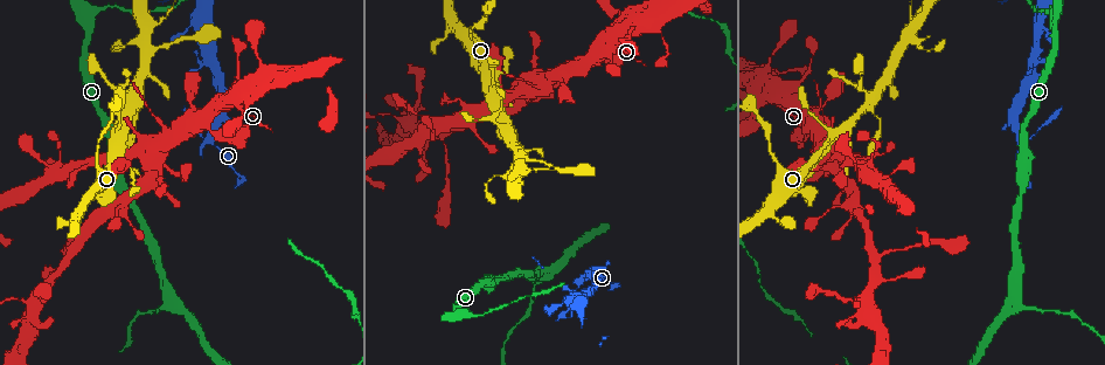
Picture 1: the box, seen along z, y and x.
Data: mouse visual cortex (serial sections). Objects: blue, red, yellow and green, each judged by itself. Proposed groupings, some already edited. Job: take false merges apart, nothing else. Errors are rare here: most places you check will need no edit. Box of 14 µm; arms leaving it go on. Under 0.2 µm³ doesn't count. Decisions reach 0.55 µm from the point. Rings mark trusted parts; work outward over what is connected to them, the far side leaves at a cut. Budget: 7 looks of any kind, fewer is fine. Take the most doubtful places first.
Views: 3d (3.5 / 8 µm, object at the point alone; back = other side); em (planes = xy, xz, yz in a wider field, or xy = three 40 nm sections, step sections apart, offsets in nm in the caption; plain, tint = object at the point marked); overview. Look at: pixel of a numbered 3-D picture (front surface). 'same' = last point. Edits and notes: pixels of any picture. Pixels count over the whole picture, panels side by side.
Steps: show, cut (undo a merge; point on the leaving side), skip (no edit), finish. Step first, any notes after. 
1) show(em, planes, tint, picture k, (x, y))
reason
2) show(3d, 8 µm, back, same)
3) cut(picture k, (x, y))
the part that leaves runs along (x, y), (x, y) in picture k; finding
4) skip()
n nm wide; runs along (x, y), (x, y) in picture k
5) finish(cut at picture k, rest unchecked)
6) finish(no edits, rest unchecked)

show(3d, 3.5 µm, picture 1, (1017, 132))
calibre changes

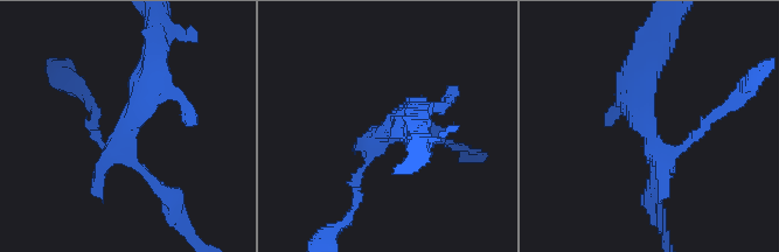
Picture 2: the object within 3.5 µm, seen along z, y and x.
show(em, xy, step 1, tint, picture 2, (651, 133))

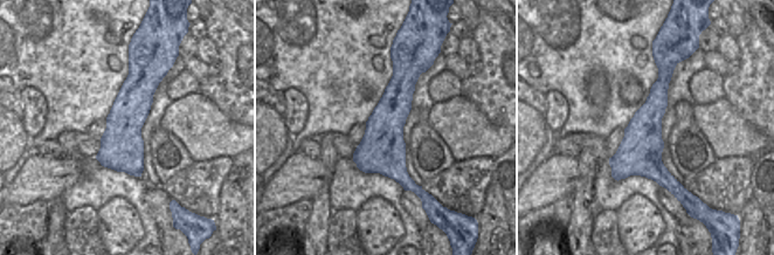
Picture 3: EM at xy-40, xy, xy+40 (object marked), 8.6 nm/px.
skip()
runs along (395, 67), (393, 166), (407, 185) in picture 3; one cell here

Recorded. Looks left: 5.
show(3d, 3.5 µm, picture 1, (69, 255))
abrupt turn

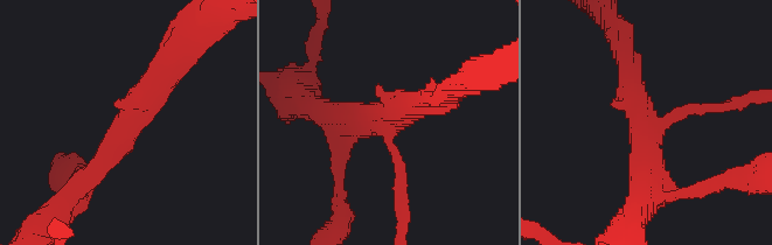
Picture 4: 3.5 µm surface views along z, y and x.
show(em, xy, step 3, tint, picture 4, (643, 120))
3 arms; arms of 150, 300, 300 nm; now the EM

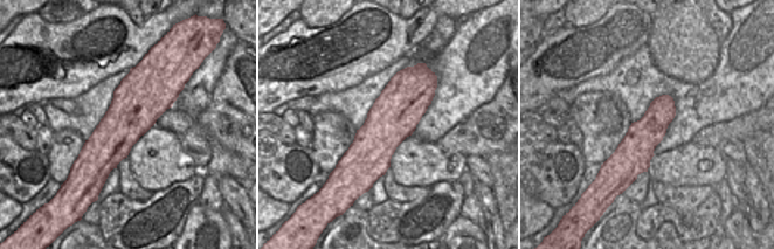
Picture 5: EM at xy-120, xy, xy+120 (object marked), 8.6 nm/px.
skip()
all the same cell

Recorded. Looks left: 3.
show(3d, 8 µm, picture 1, (614, 36))

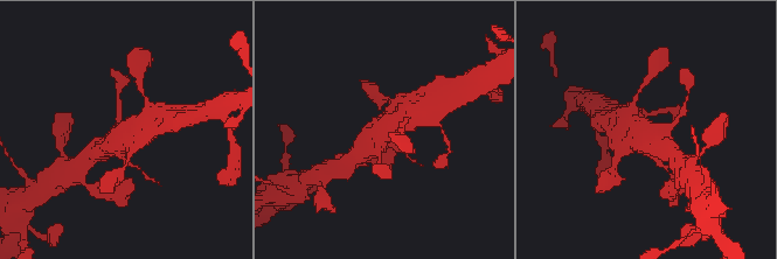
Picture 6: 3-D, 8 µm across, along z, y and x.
show(3d, 3.5 µm, picture 6, (122, 136))
zoom in

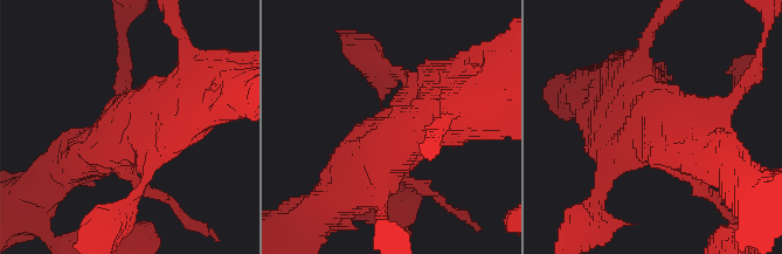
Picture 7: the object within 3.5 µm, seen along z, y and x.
show(em, xy, step 5, tint, picture 7, (664, 127))

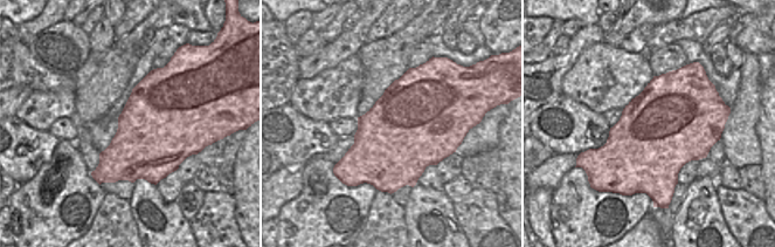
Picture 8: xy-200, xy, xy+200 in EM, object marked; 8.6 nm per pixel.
skip()
all the same cell

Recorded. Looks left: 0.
finish(no edits, rest unchecked)

